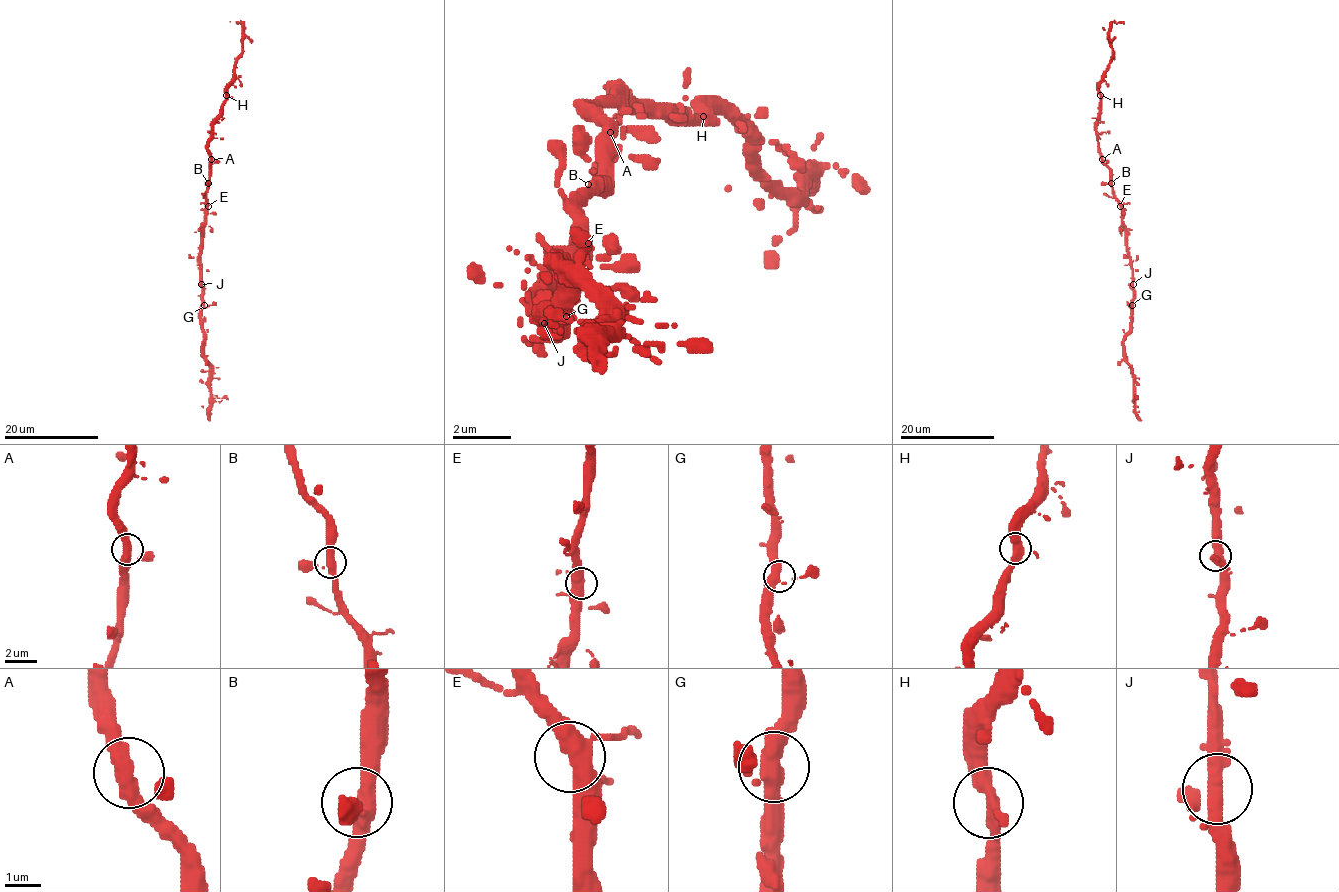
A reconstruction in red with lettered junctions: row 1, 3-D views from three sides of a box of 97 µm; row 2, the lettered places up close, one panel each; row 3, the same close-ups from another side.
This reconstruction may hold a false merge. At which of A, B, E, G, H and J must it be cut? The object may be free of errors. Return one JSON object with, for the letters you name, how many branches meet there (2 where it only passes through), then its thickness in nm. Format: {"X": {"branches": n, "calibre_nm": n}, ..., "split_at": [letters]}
{"split_at": []}

